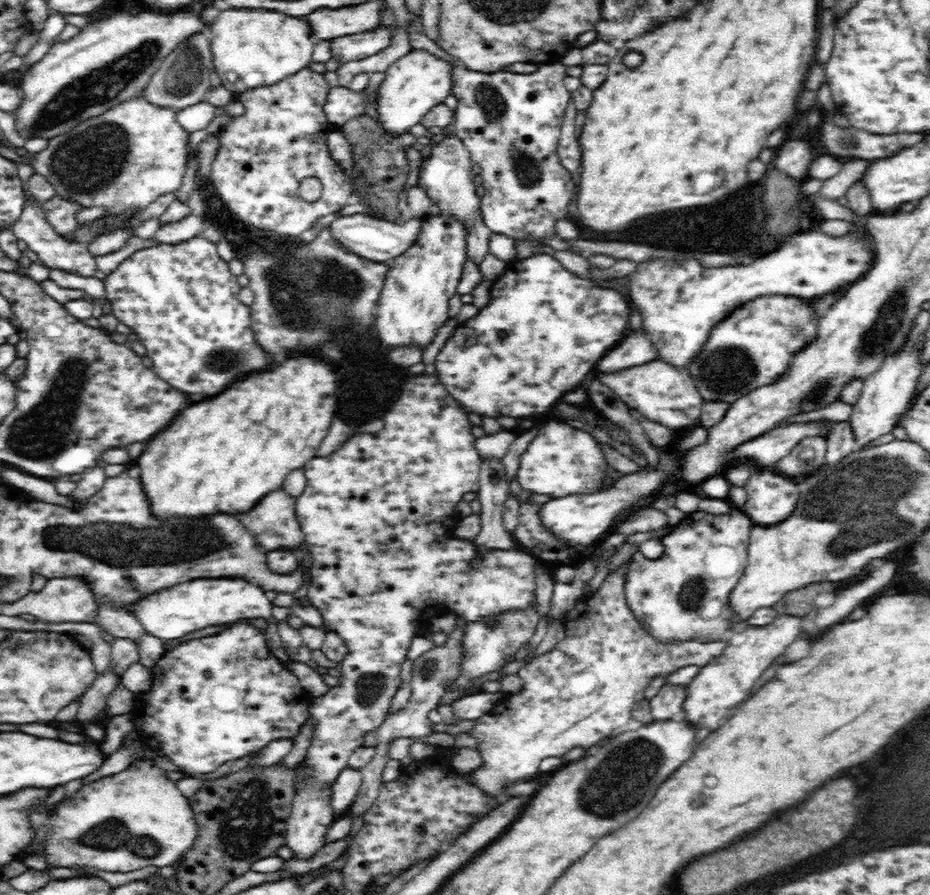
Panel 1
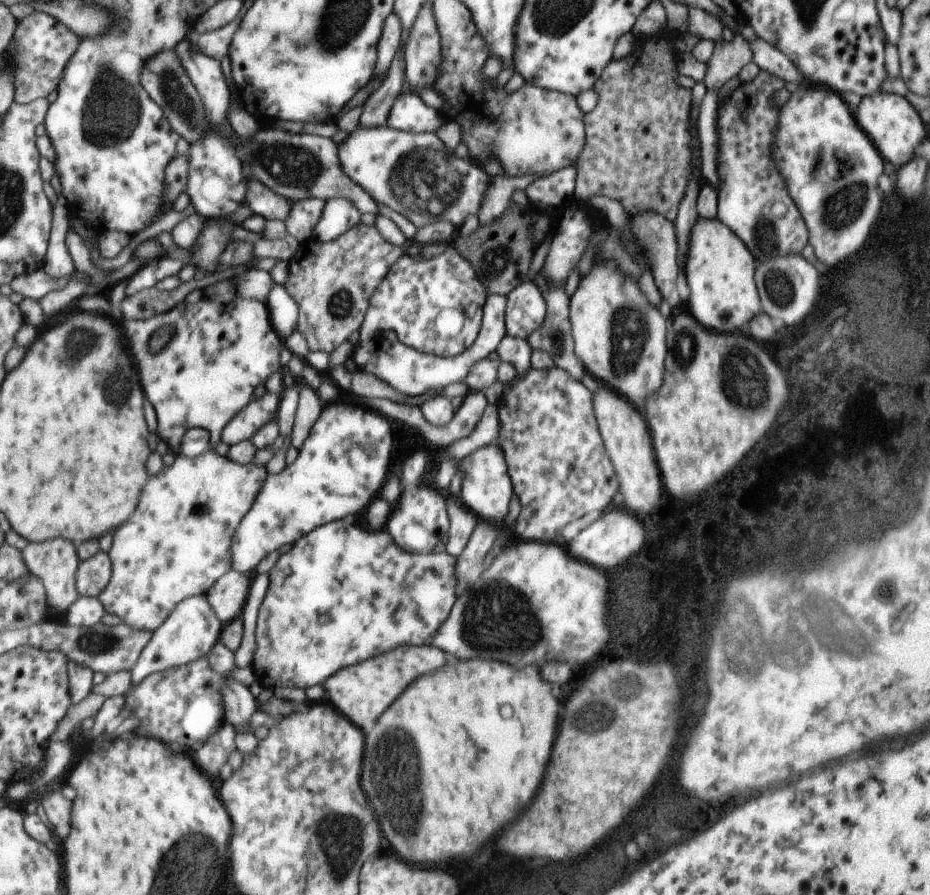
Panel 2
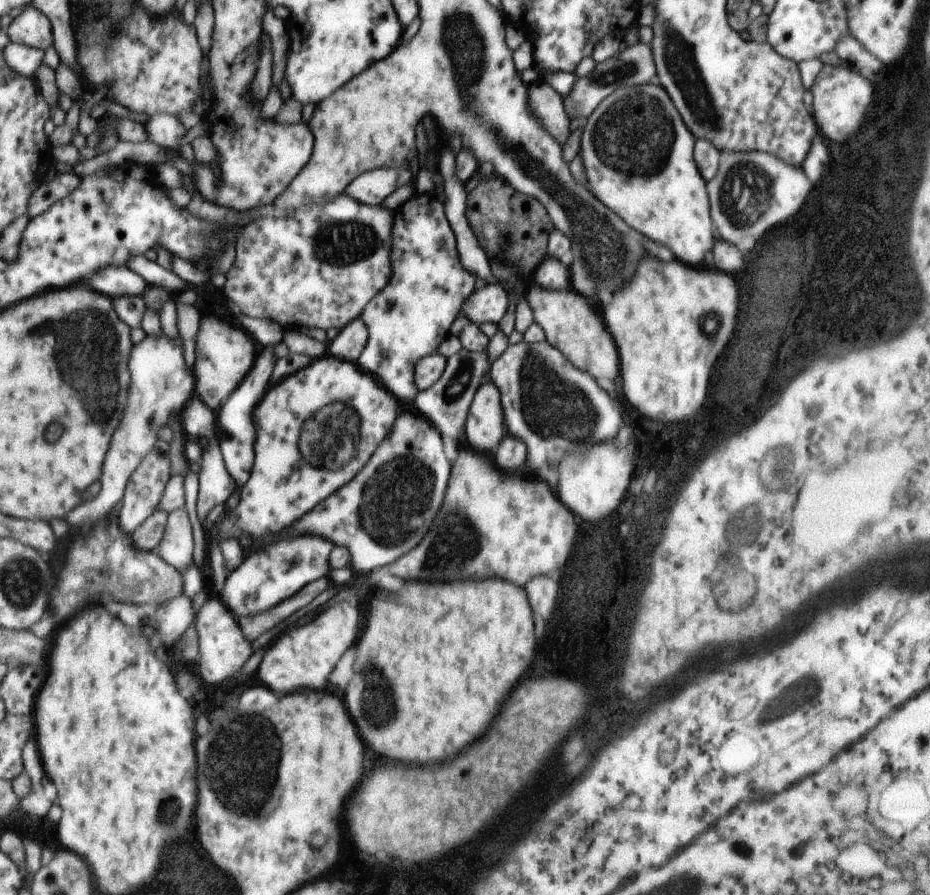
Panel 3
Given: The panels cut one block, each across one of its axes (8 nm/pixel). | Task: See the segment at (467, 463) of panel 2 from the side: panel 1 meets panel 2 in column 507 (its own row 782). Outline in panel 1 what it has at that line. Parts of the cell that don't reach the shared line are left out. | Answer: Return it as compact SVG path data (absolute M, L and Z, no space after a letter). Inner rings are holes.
M623 563L615 572L608 574L608 576L604 578L602 587L598 589L594 595L587 596L584 599L588 604L585 613L578 616L578 618L574 618L574 620L568 620L568 622L566 622L566 626L570 629L566 630L565 638L556 644L556 648L551 652L546 652L544 655L532 658L524 667L521 667L518 670L517 674L522 679L522 690L520 690L520 692L516 692L516 694L505 694L504 699L501 700L501 702L498 702L490 712L476 720L477 723L472 729L471 734L477 740L477 749L480 751L483 763L476 770L473 770L466 775L461 774L461 778L464 776L466 782L470 780L468 783L471 783L474 787L480 788L482 792L486 792L486 794L484 794L485 796L492 796L492 798L494 798L494 796L500 796L504 786L514 784L514 782L518 782L518 780L532 780L530 776L534 776L534 774L539 771L538 765L540 764L540 761L544 760L544 758L548 758L548 756L558 756L558 758L562 758L566 752L570 752L570 750L576 748L576 746L581 746L587 750L590 746L594 748L594 744L600 744L604 742L604 740L610 738L612 730L616 730L616 728L628 724L628 720L631 719L630 712L632 712L632 706L634 706L636 702L645 699L644 690L646 690L648 684L652 682L652 679L659 678L660 676L668 676L669 674L676 672L679 668L685 666L706 667L712 659L715 659L716 656L720 656L720 654L725 652L725 649L728 646L725 641L716 641L705 644L672 643L672 648L668 648L668 643L656 644L656 639L650 636L649 632L646 631L645 628L641 626L640 622L636 620L636 617L632 615L632 611L630 611L630 607L625 600L625 572L626 565Z

